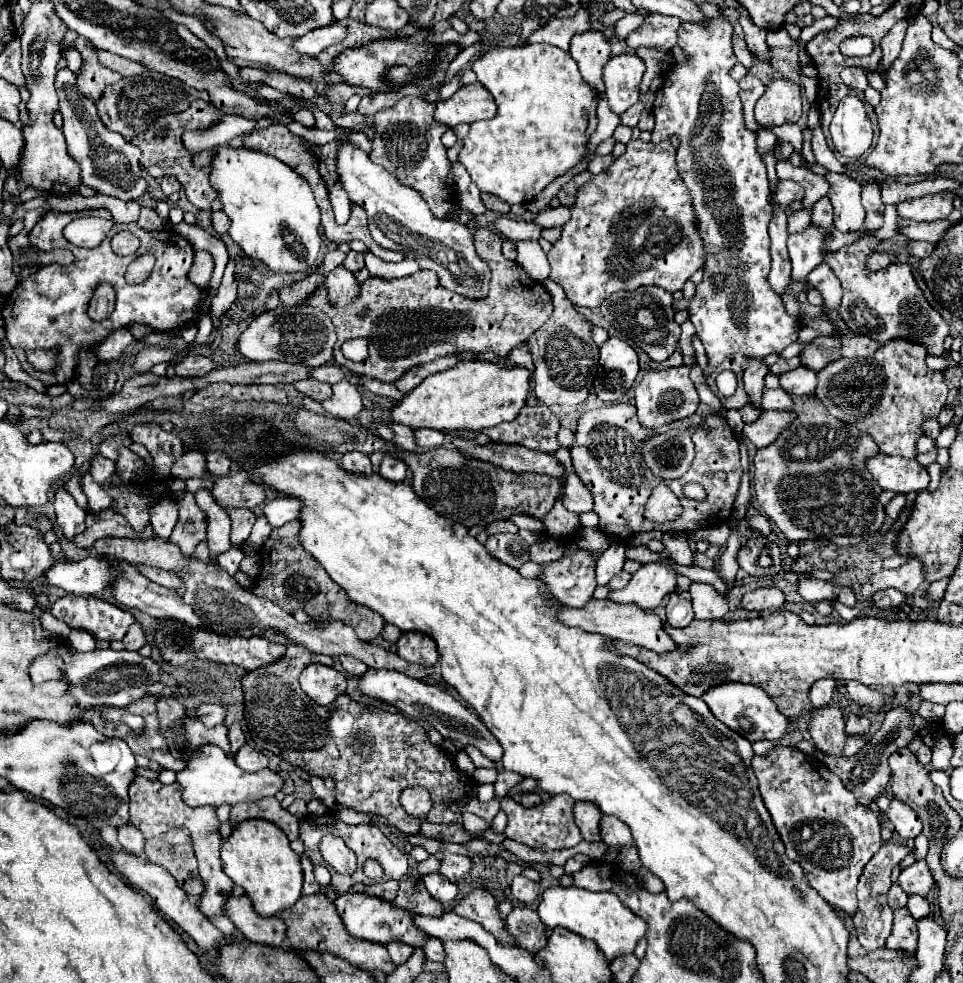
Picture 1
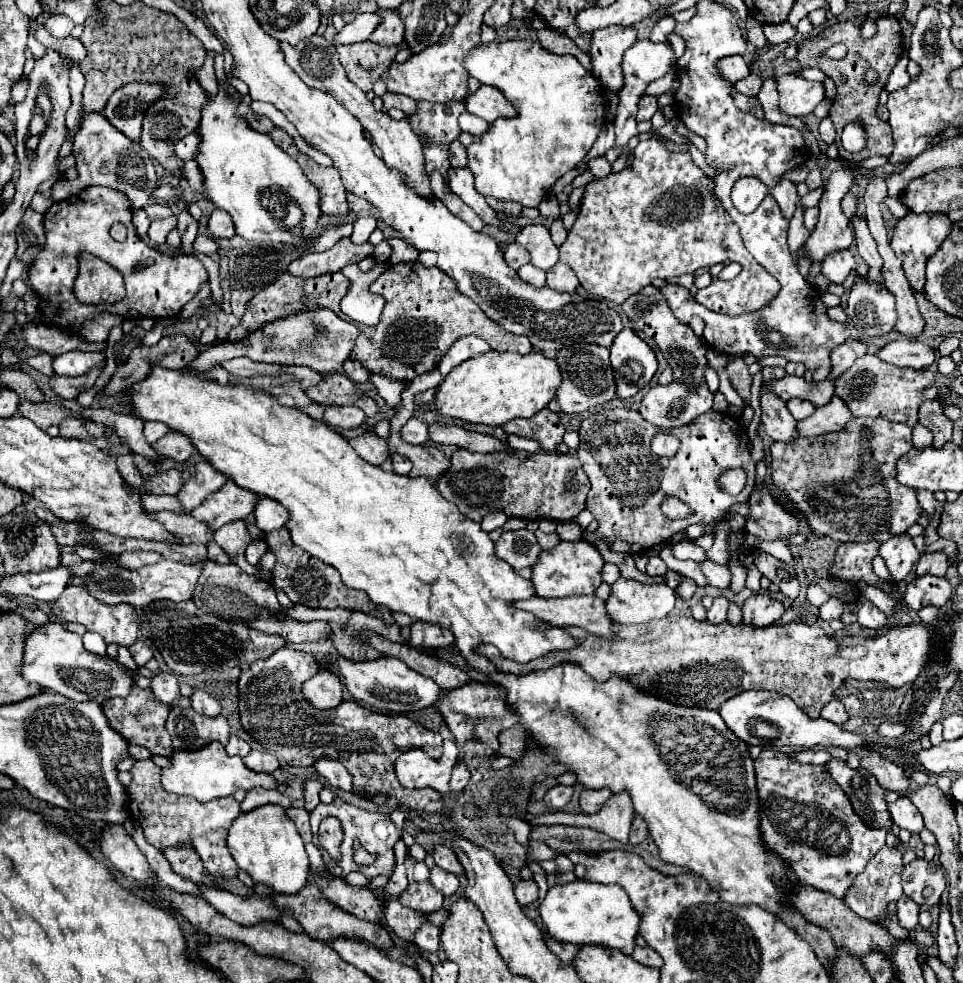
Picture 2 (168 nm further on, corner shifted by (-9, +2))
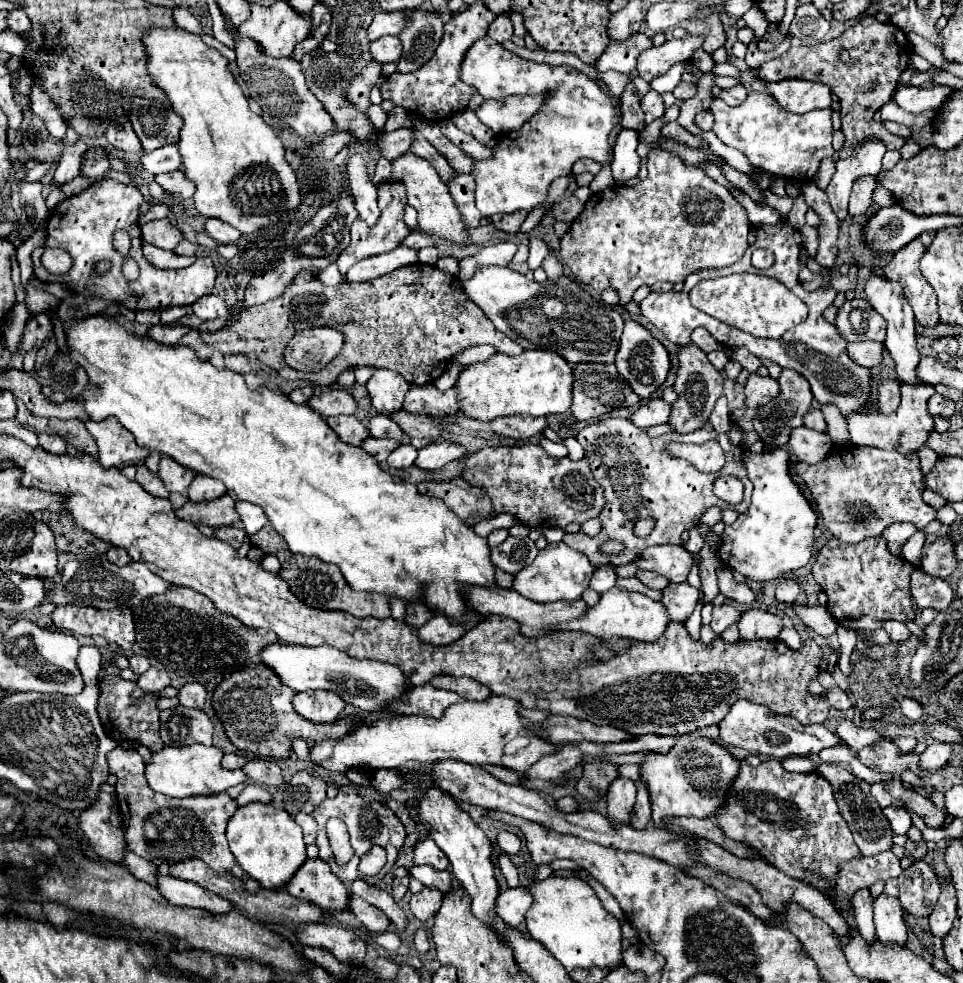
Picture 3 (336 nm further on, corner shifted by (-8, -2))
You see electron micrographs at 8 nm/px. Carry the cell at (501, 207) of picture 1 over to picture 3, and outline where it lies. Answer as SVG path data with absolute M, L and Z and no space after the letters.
M512 212L512 214L496 214L492 216L492 224L498 228L498 230L504 230L504 232L518 232L524 218L526 218L528 212Z

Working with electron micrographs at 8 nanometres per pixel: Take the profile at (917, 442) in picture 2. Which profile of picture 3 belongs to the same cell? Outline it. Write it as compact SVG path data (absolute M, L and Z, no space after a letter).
M926 446L926 448L920 448L920 454L918 454L918 458L920 458L920 464L922 464L922 472L926 474L926 472L928 472L928 470L934 466L932 462L936 462L938 454Z

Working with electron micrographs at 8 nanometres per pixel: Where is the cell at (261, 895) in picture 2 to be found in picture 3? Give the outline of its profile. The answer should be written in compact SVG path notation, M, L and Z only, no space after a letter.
M162 874L158 878L158 890L164 898L168 898L172 904L178 906L192 906L192 908L202 908L206 912L212 912L214 916L218 914L228 914L232 910L232 904L214 892L204 890L198 884L192 884L188 880L174 880L168 874Z

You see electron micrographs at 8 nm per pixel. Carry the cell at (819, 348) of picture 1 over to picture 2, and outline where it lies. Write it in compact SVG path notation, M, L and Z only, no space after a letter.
M855 338L845 340L841 346L837 346L833 350L833 376L829 376L831 380L835 380L837 376L841 376L845 370L849 370L853 366L853 362L863 356L867 352L867 344Z

